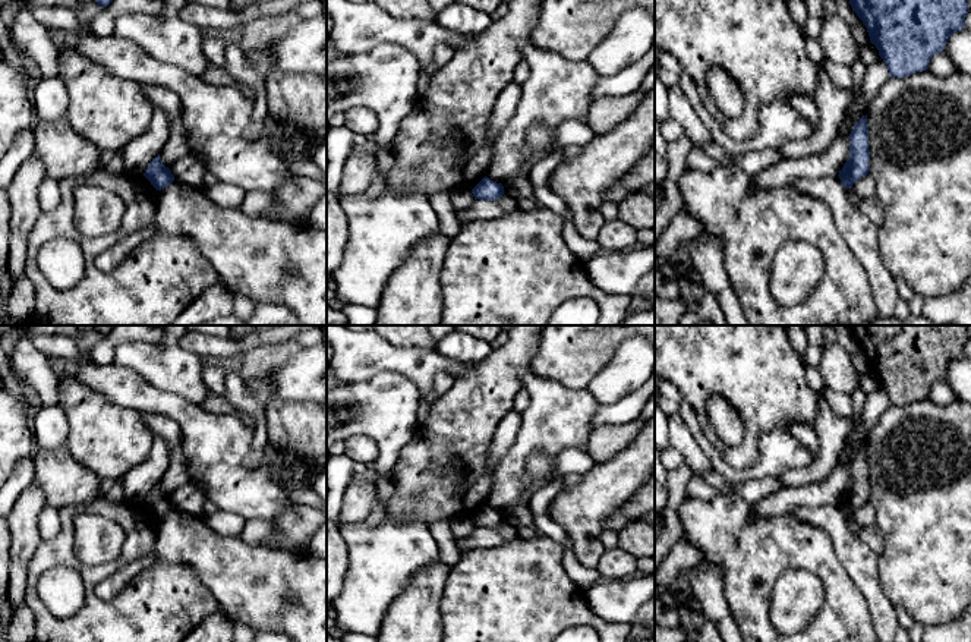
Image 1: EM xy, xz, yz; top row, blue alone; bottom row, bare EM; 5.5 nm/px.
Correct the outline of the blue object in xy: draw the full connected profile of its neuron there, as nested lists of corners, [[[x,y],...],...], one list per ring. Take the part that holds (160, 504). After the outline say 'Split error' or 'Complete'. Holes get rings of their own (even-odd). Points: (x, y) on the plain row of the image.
[[[160,482],[148,492],[144,504],[157,519],[167,516],[174,509],[171,498],[163,492]]]. Complete

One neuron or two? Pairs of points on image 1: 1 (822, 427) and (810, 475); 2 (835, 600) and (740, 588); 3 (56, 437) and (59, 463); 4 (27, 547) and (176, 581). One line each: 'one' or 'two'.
1: one
2: one
3: two
4: two

